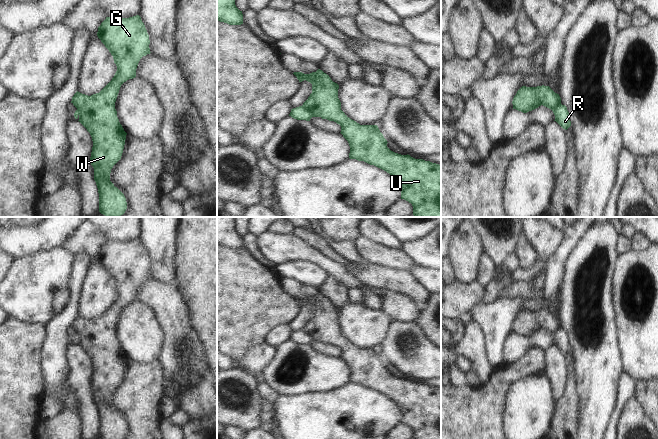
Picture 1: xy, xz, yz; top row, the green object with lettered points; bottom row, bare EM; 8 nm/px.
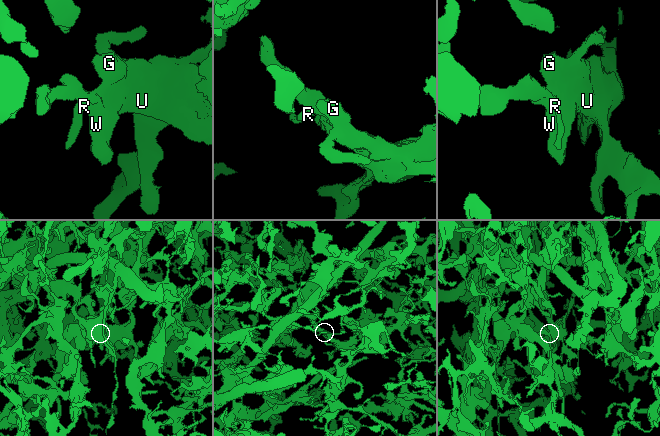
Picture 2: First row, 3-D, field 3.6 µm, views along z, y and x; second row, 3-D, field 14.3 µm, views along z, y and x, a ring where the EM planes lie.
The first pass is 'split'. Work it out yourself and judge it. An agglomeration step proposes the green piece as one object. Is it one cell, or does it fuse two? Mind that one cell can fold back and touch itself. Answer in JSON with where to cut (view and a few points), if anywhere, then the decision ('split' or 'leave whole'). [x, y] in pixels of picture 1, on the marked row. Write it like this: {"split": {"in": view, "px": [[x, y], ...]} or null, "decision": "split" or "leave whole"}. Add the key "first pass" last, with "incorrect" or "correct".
{"split": {"in": "xz", "px": [[301, 106], [313, 116]]}, "decision": "split", "first pass": "correct"}

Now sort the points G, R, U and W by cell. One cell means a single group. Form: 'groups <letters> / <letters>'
groups G U W / R

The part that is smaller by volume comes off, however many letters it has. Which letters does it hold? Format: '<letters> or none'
R

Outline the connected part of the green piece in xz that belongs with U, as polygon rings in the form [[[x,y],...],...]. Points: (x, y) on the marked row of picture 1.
[[[318,69],[310,74],[302,72],[294,72],[293,74],[299,82],[306,80],[312,84],[312,93],[302,107],[313,117],[334,121],[341,126],[340,133],[350,146],[350,159],[364,161],[392,175],[401,188],[401,199],[412,204],[415,217],[441,217],[441,165],[391,151],[377,125],[360,125],[350,119],[341,110],[341,102],[338,98],[339,85],[333,82],[329,75],[322,70]]]

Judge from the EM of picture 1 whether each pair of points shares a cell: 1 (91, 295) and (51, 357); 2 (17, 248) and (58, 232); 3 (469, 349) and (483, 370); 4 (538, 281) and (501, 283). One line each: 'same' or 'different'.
1: different
2: same
3: same
4: different

